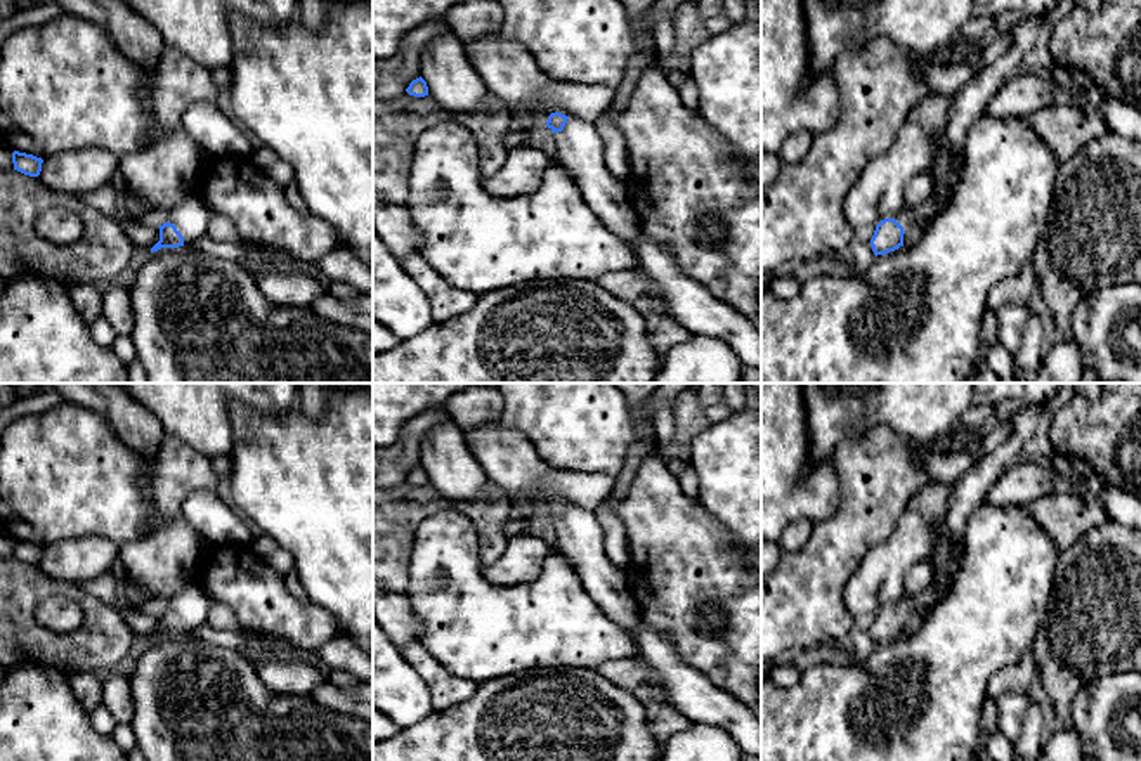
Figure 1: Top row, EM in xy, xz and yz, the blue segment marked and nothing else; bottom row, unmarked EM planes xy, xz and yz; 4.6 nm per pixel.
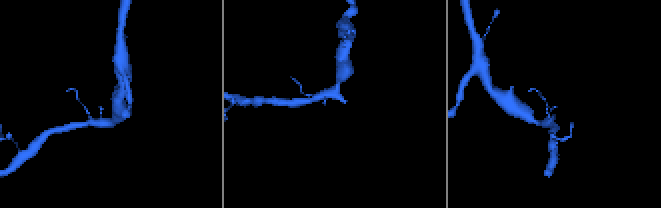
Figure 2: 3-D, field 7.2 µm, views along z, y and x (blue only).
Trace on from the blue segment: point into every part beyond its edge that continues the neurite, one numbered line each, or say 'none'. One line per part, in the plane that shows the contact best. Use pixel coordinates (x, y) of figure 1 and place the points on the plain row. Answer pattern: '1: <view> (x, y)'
1: xy (191, 607)

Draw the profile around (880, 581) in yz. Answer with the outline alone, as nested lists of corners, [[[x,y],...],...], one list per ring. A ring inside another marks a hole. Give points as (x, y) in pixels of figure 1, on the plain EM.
[[[928,484],[909,501],[891,536],[867,553],[844,586],[843,602],[853,617],[876,615],[902,600],[907,572],[931,553],[947,511],[949,484]]]

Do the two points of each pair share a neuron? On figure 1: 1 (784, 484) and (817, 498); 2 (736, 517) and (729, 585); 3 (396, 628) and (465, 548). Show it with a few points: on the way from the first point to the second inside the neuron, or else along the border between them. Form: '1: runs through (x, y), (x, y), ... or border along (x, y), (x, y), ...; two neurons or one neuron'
1: runs through (793, 493), (796, 496), (808, 496); one neuron
2: border along (706, 508), (732, 536), (743, 560); two neurons
3: border along (403, 595), (418, 623), (422, 643); two neurons

